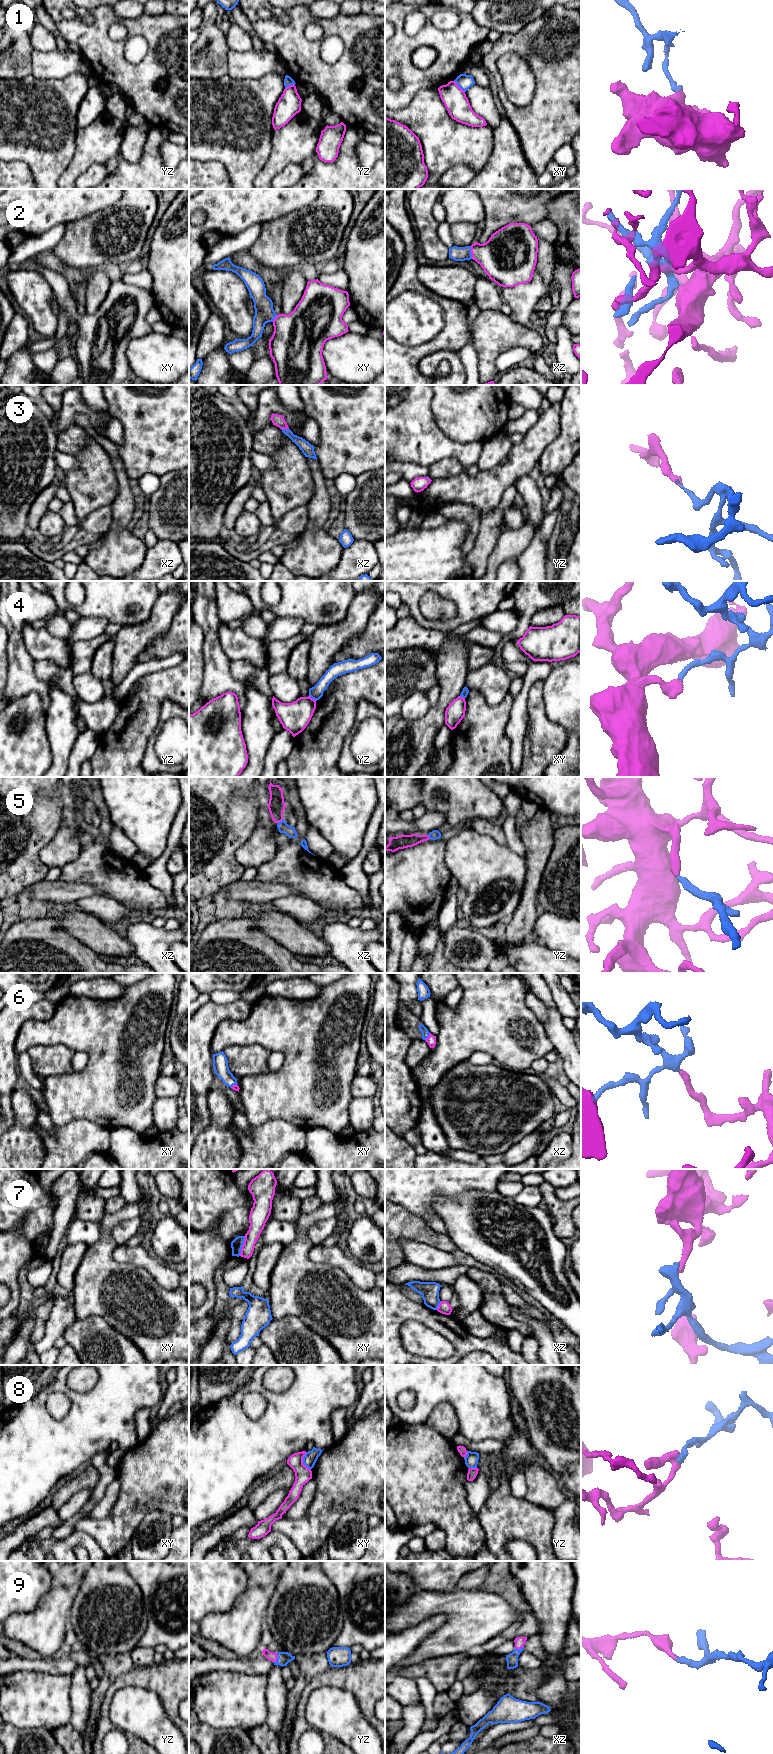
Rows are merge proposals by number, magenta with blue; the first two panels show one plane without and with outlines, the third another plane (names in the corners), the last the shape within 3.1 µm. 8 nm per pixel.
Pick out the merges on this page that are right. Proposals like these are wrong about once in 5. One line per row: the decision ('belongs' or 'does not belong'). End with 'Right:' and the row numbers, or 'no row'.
1: does not belong
2: belongs
3: belongs
4: does not belong
5: belongs
6: belongs
7: does not belong
8: does not belong
9: belongs
Right: 2, 3, 5, 6, 9

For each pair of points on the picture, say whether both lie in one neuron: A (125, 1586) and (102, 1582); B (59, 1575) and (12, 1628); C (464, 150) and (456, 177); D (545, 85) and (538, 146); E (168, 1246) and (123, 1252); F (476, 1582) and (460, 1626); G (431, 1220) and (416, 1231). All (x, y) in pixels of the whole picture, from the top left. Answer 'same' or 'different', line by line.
A: same
B: different
C: different
D: same
E: different
F: different
G: different

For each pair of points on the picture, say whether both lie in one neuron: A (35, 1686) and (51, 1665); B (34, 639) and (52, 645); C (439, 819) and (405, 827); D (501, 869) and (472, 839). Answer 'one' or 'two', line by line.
A: two
B: one
C: one
D: one

